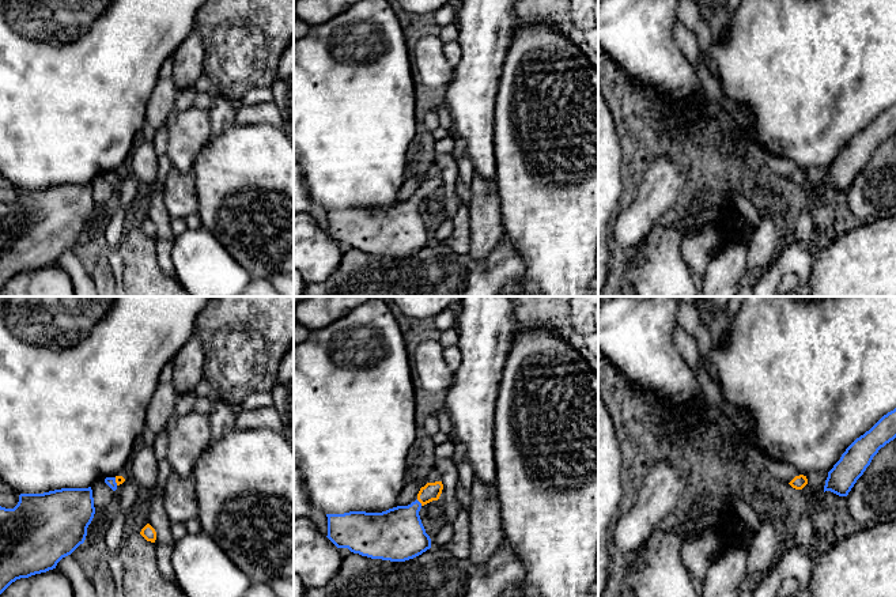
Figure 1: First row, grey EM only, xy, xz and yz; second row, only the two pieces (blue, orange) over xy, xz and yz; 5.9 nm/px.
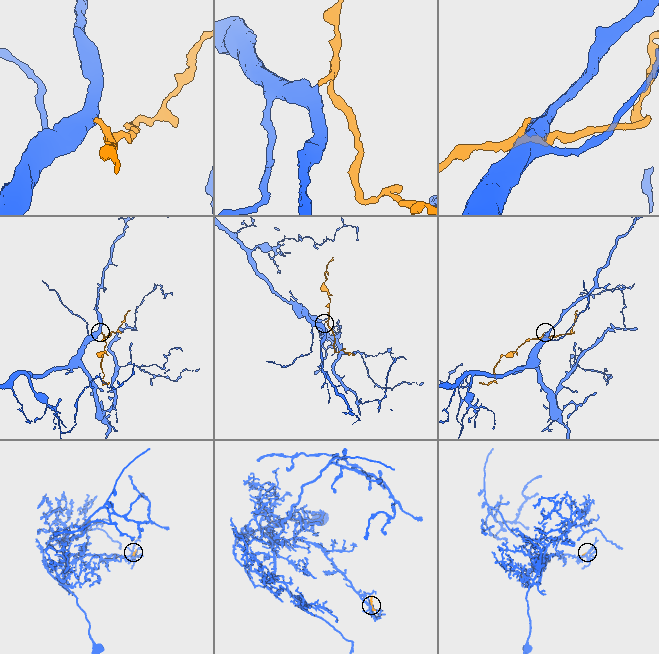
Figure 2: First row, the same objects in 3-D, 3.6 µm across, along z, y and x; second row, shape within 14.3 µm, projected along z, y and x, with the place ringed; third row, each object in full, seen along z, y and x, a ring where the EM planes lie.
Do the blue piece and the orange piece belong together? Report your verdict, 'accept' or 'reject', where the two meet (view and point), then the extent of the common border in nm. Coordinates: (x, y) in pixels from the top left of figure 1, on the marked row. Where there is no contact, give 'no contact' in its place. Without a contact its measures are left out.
accept | xz (419, 502) | 50 nm

